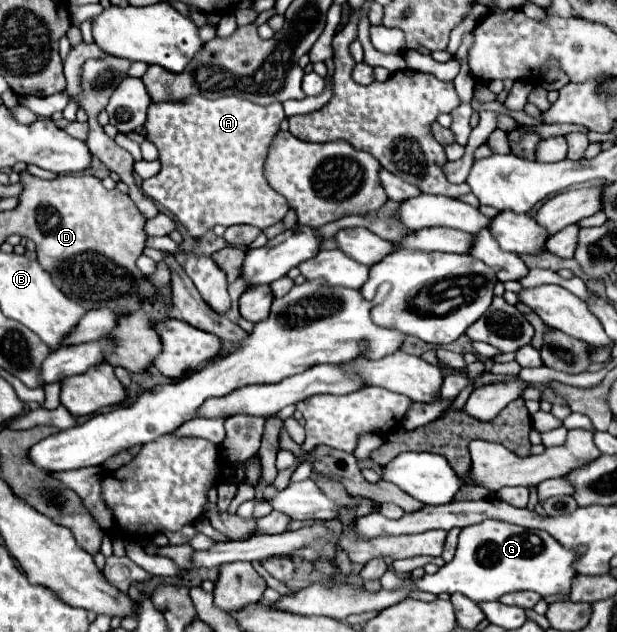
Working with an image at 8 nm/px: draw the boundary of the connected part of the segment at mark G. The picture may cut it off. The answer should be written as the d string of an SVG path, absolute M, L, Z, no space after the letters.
M487 519L479 525L471 525L471 527L461 529L459 547L457 547L457 553L455 553L451 563L441 567L435 575L425 575L425 577L413 579L413 581L415 581L417 589L421 589L421 591L429 591L433 595L461 593L475 603L495 601L501 595L515 593L515 591L535 591L541 597L545 597L545 595L569 595L571 581L577 575L575 567L573 567L575 557L579 557L577 549L563 549L563 545L559 545L559 541L555 541L547 531L523 529L519 525Z

